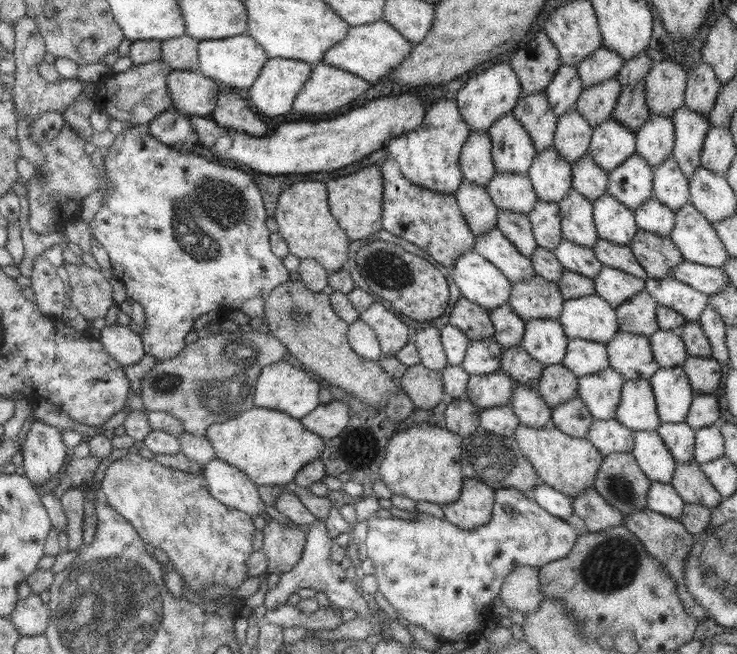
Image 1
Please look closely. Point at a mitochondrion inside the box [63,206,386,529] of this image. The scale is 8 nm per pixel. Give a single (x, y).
(224, 397)

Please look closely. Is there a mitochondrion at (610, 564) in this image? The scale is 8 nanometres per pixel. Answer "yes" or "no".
yes

